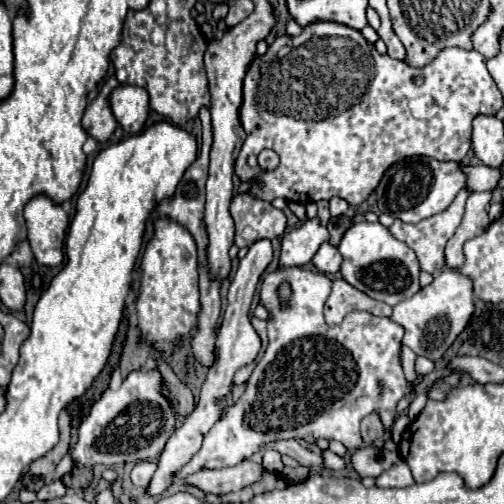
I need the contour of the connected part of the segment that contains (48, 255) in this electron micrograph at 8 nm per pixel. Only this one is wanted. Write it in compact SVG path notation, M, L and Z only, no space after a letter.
M36 195L28 201L24 219L34 259L46 267L60 265L64 261L64 239L70 223L66 211L48 197Z

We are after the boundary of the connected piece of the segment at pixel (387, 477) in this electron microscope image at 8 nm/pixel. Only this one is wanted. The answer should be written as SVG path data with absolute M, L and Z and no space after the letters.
M404 461L392 465L388 471L384 471L376 479L378 487L410 487L412 483L414 483L412 473L410 473L410 469L408 469L408 465Z

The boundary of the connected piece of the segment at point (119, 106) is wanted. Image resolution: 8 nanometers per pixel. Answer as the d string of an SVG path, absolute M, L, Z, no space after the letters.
M120 85L112 89L108 101L110 101L112 115L116 117L124 133L136 135L144 129L150 111L148 93L144 89L134 85Z

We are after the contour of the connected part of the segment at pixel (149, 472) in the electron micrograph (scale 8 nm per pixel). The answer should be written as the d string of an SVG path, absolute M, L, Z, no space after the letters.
M140 461L140 463L136 463L136 467L130 473L132 483L138 485L138 487L146 487L148 481L152 479L154 471L156 471L156 463L154 461Z

